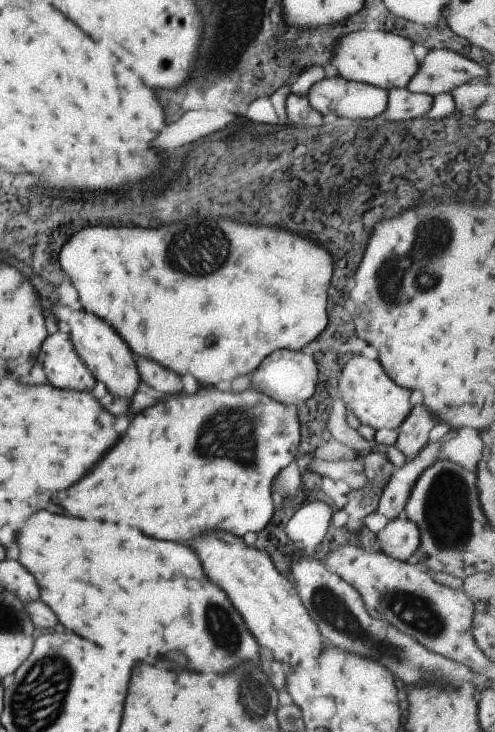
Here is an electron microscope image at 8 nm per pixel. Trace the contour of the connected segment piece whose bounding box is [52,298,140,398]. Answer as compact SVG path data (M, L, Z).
M70 298L66 303L54 302L52 312L58 322L68 324L72 344L88 370L92 370L94 378L98 382L104 382L108 392L112 392L112 396L132 398L140 386L138 384L140 378L126 342L104 320L98 320L94 314L82 312L78 306L78 298Z

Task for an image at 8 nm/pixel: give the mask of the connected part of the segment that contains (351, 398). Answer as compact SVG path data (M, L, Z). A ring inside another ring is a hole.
M354 356L344 366L338 378L338 390L340 390L340 397L344 401L345 408L355 414L361 424L372 426L375 431L399 428L412 410L410 390L404 390L398 384L394 384L378 358L366 360L362 356Z

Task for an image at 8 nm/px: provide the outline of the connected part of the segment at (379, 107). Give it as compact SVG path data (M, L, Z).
M335 72L329 73L320 82L316 82L308 92L310 106L318 110L320 114L338 114L338 116L354 120L354 118L378 117L388 108L388 90L380 86L372 86L368 82L364 84L364 82L344 80Z

